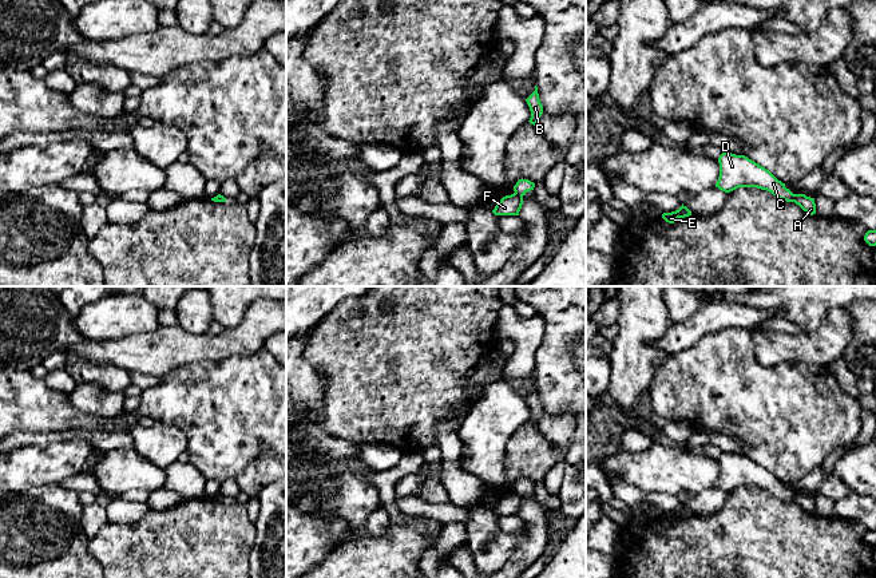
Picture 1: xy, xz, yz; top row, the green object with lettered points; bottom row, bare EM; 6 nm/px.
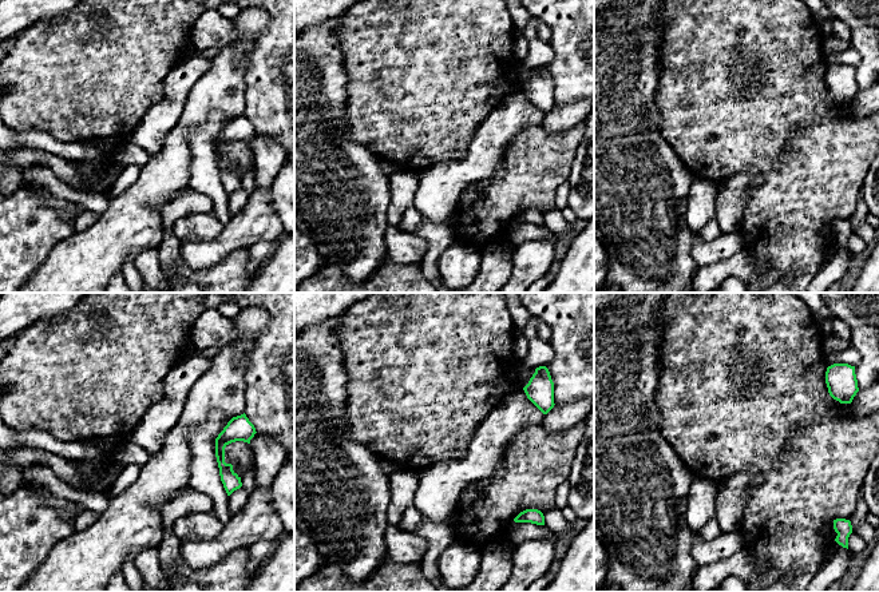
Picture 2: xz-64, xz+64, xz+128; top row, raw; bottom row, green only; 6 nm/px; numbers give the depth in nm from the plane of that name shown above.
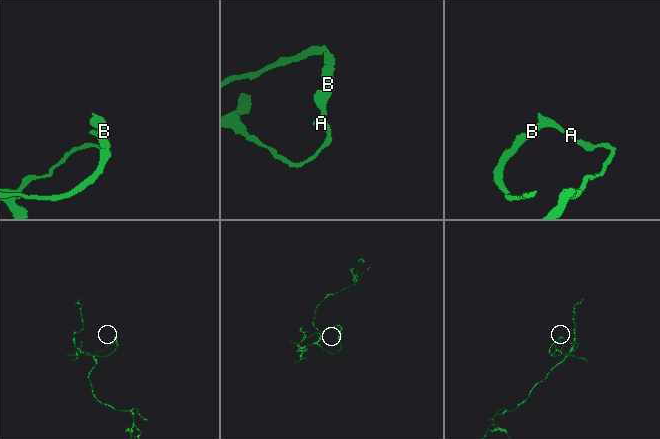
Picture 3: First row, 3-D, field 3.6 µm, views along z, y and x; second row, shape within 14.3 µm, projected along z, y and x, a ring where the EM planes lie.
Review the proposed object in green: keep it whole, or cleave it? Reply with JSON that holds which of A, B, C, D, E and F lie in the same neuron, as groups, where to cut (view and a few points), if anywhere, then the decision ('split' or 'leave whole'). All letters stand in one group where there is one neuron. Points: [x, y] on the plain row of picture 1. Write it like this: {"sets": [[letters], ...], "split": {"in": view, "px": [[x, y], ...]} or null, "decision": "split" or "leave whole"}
{"sets": [["A", "F"], ["B", "C", "D", "E"]], "split": {"in": "xz", "px": [[515, 491], [522, 497]]}, "decision": "split"}

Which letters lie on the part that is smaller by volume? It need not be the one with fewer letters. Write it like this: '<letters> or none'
B, C, D, E

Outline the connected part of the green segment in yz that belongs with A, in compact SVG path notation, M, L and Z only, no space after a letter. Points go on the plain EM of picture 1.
M794 494L793 502L808 514L816 514L814 498L806 496L805 494Z

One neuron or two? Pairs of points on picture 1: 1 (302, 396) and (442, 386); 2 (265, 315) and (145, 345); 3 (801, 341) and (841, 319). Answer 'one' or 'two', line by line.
1: two
2: one
3: one

